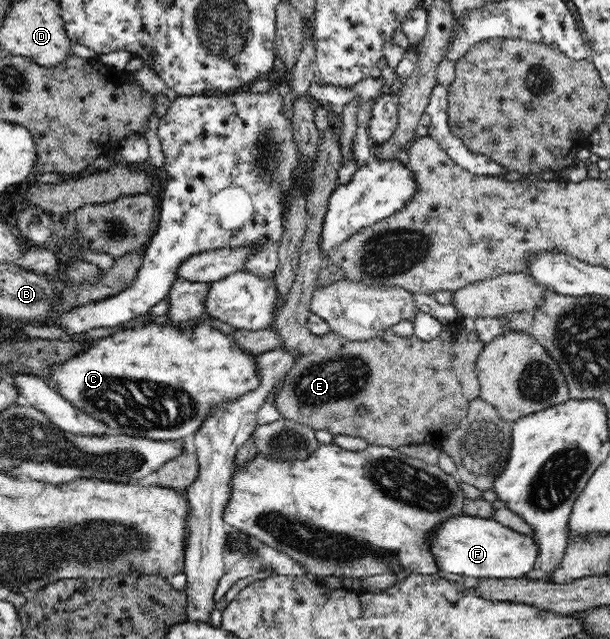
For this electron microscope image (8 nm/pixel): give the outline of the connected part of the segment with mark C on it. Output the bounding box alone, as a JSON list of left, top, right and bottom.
[49,322,259,441]

